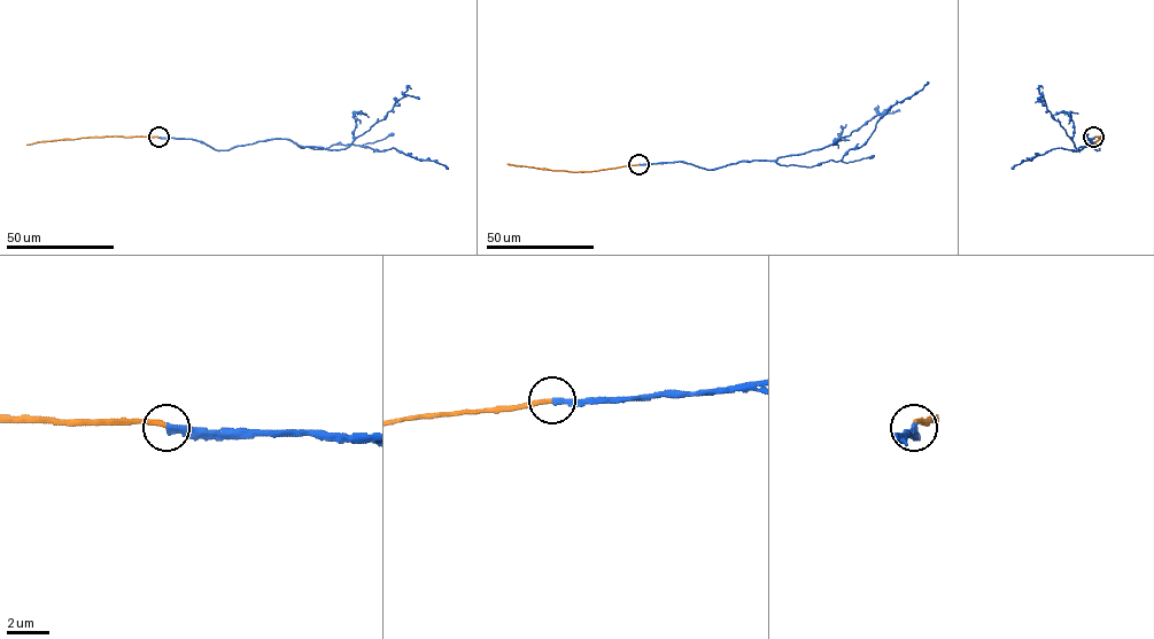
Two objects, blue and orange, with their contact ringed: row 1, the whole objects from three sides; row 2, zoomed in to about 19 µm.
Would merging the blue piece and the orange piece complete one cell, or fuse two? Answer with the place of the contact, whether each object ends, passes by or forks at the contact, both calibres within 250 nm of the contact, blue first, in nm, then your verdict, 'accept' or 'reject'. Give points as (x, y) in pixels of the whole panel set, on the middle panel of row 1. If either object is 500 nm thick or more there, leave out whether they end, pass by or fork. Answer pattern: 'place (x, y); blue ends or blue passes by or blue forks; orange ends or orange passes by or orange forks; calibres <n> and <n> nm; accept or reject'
place (639, 164); blue ends; orange ends; calibres 260 and 240 nm; reject

